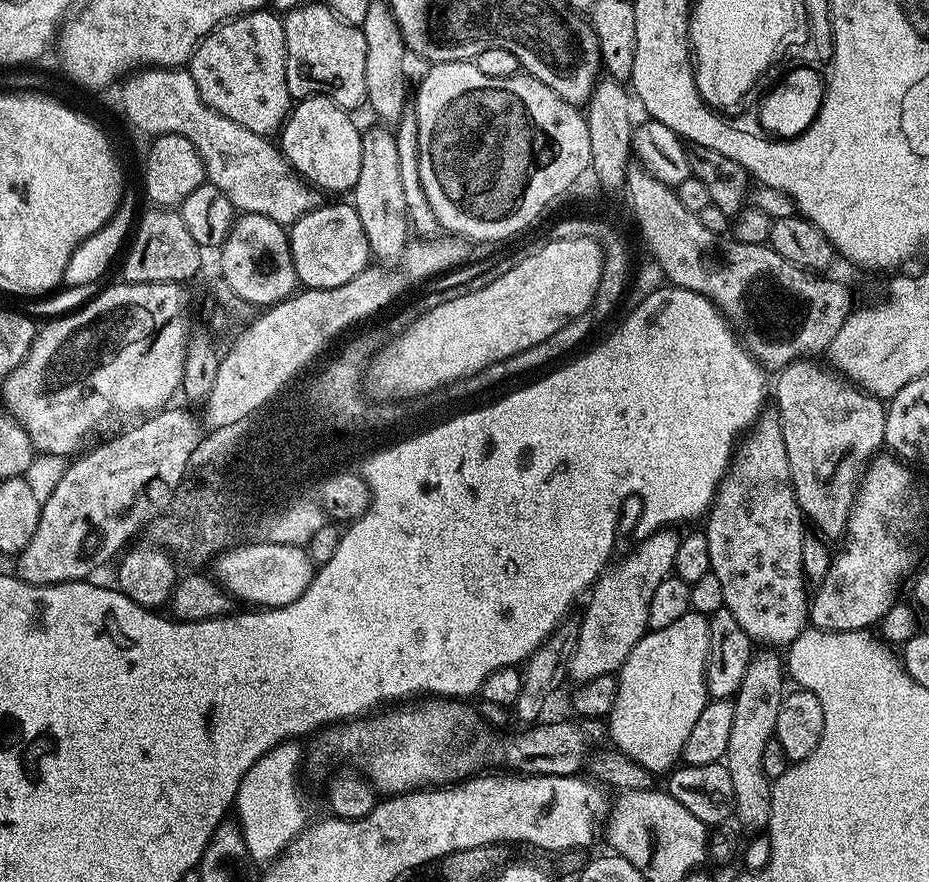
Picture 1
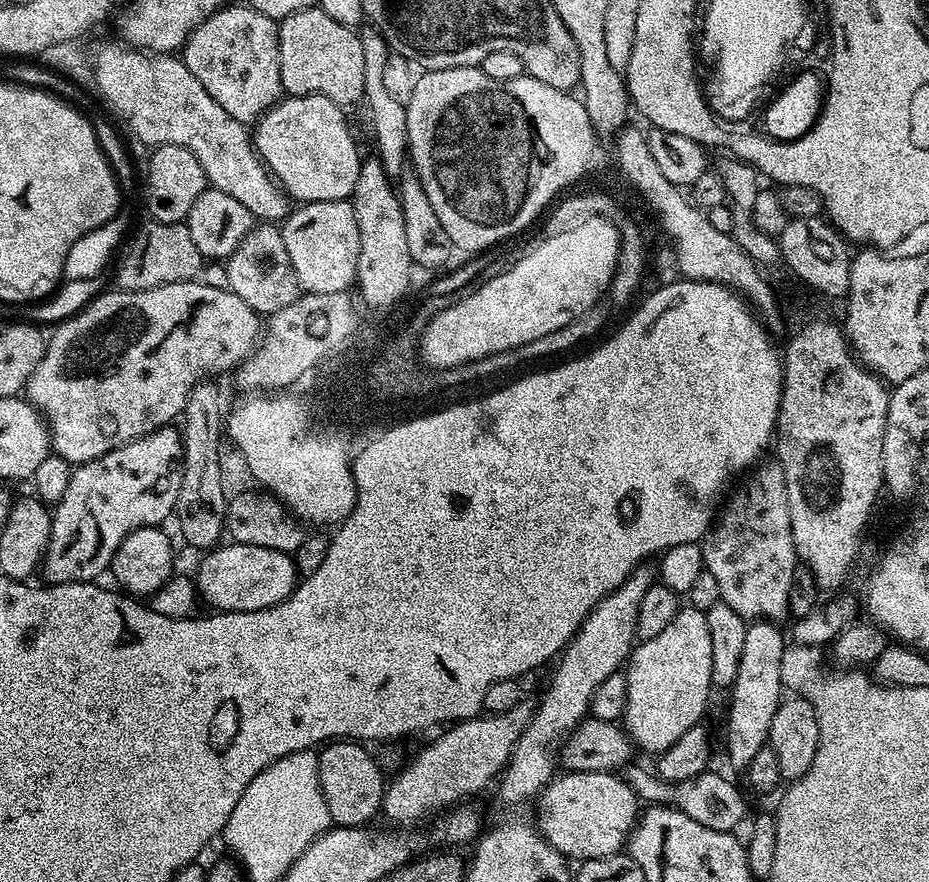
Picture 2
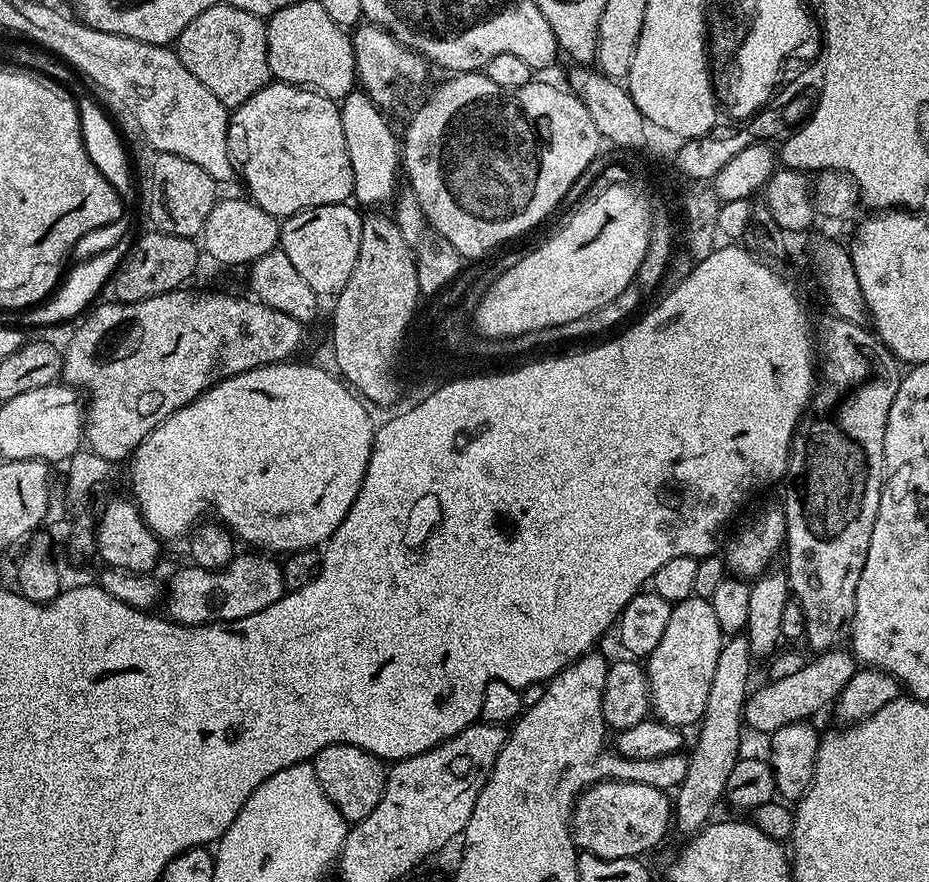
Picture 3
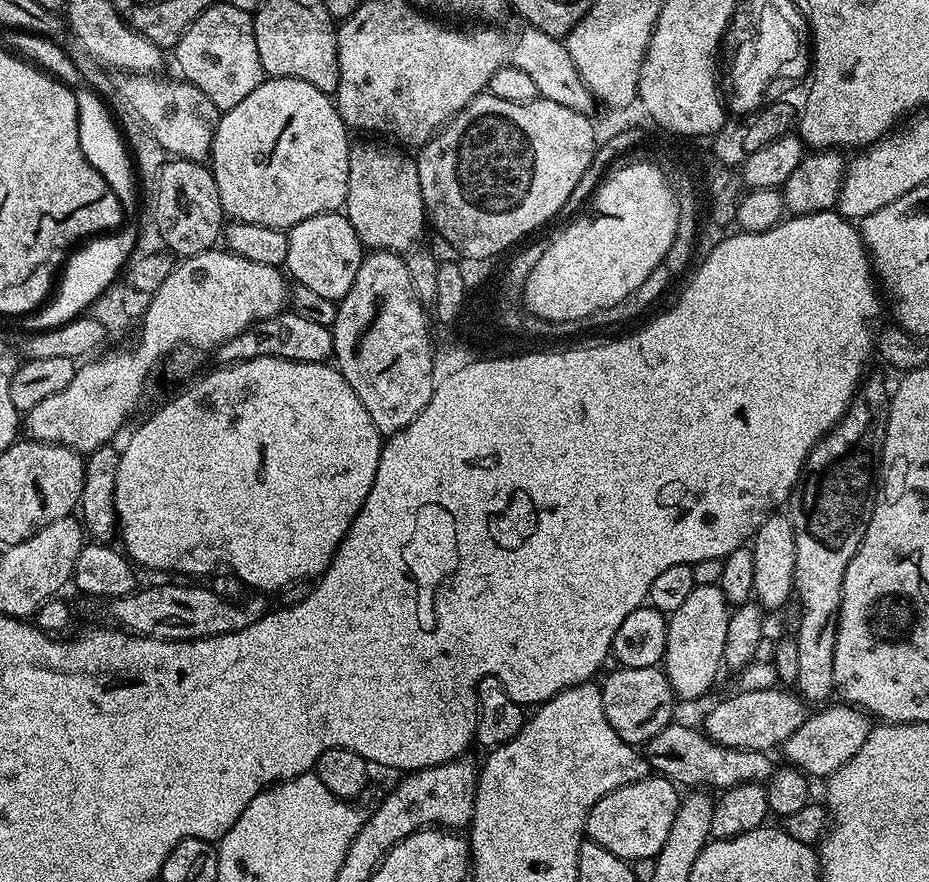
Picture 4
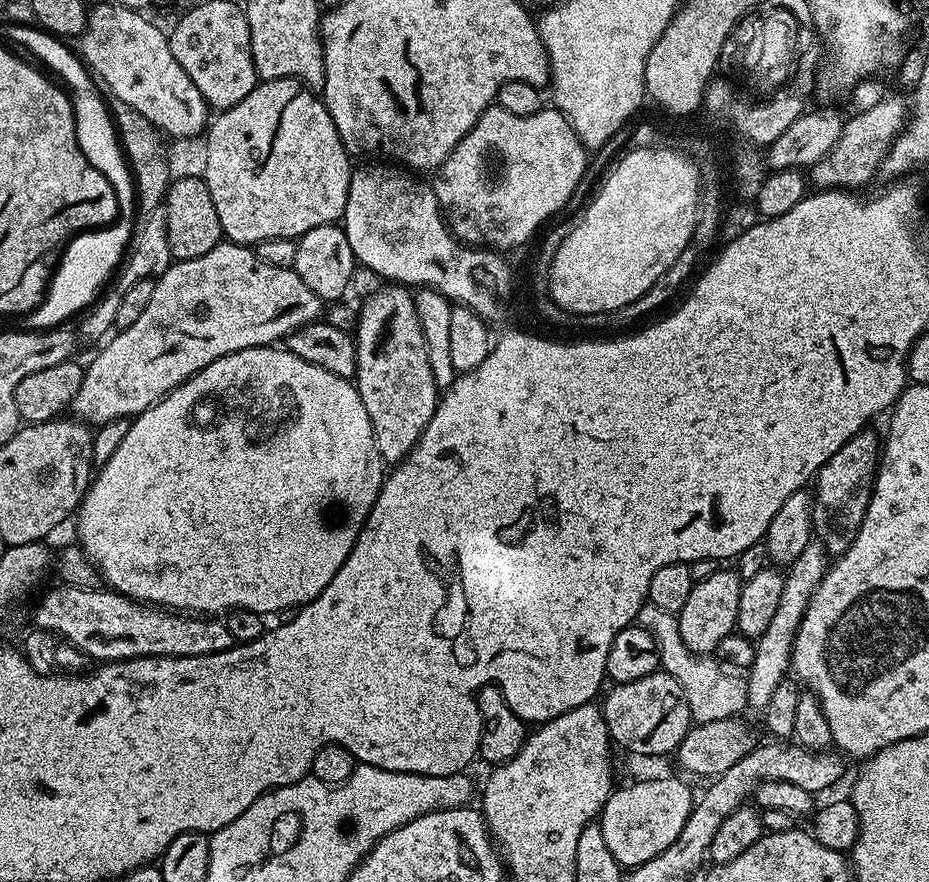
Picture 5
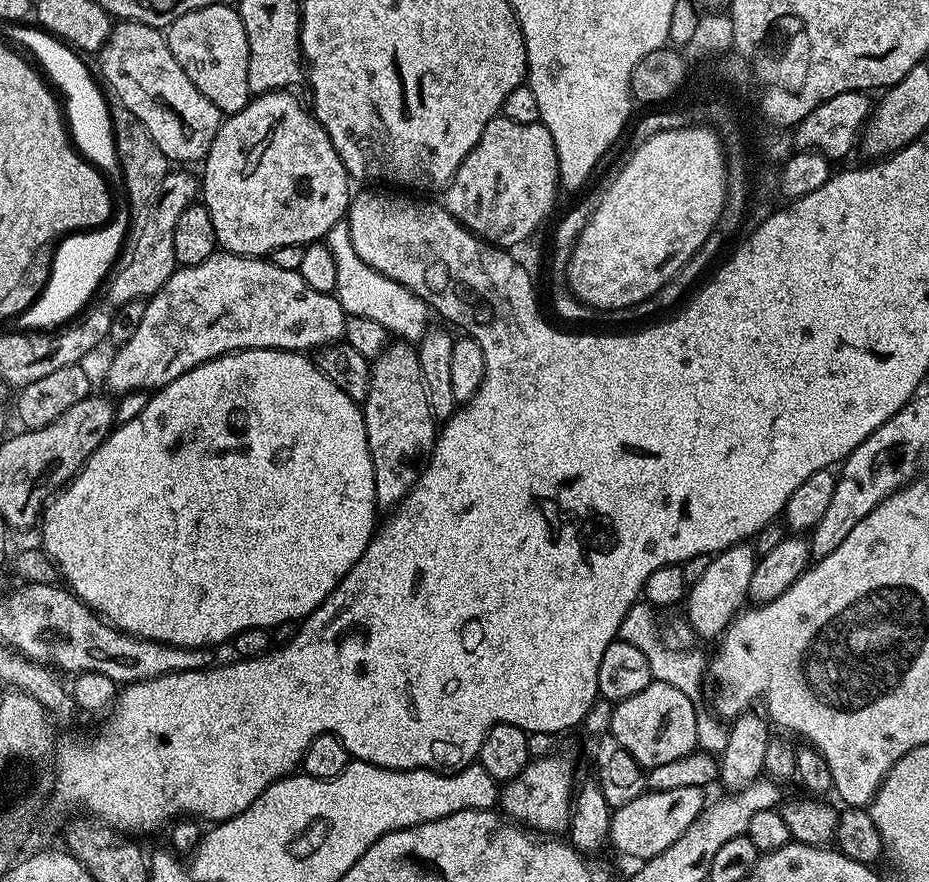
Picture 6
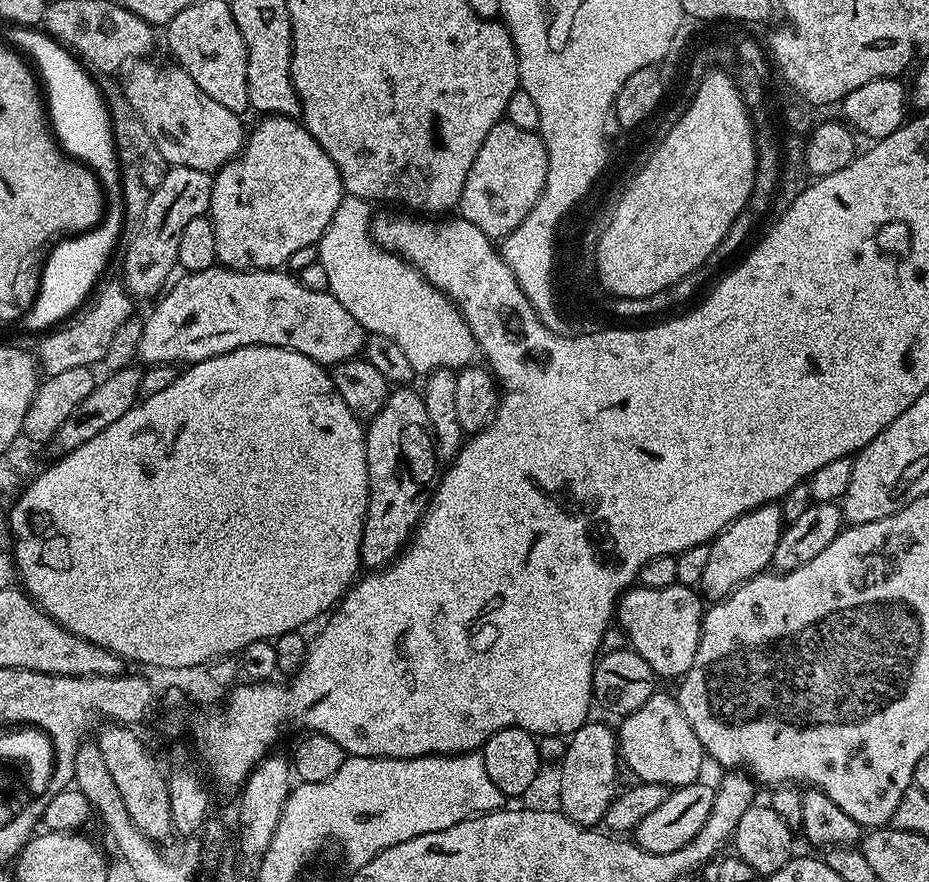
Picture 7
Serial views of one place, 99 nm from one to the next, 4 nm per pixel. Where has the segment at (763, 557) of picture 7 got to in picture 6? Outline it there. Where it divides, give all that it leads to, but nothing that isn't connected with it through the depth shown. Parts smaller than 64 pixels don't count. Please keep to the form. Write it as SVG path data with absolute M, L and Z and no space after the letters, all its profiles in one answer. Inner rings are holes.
M748 542L735 544L712 556L710 566L702 573L702 578L690 585L686 593L686 619L697 637L704 639L705 636L706 639L715 641L724 635L725 629L745 607L750 590L750 577L754 574L757 559L755 547Z

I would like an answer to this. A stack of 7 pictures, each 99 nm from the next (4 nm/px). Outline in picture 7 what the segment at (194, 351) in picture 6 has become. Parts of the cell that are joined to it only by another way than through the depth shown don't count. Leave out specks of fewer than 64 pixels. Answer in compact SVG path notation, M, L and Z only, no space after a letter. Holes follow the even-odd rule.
M213 266L201 272L189 272L181 277L180 281L177 279L155 301L156 309L144 320L139 359L145 360L145 365L187 366L202 362L206 358L214 358L218 354L226 354L230 350L259 344L289 348L310 358L315 364L325 366L335 366L344 360L355 360L363 353L366 333L354 318L354 314L350 314L350 310L346 310L346 306L342 306L342 302L338 302L338 298L334 298L331 292L310 290L300 279L287 271L271 268L241 270Z

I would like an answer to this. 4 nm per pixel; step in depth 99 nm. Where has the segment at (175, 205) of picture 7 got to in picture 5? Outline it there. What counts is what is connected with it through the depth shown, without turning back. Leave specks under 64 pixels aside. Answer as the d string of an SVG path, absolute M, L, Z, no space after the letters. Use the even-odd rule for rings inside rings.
M157 210L151 215L145 215L142 221L144 221L144 224L137 223L135 225L132 239L128 241L126 259L114 276L116 285L114 285L112 289L109 287L107 291L99 297L98 302L93 303L91 307L87 309L86 315L83 317L85 320L81 322L80 328L78 327L79 335L83 337L83 339L85 336L88 340L101 339L100 341L103 341L105 337L113 331L116 315L118 314L118 302L122 302L122 294L126 294L126 290L130 290L130 286L134 286L134 282L151 280L158 277L174 263L172 255L170 254L170 242L168 241L168 231L166 230L163 211Z

